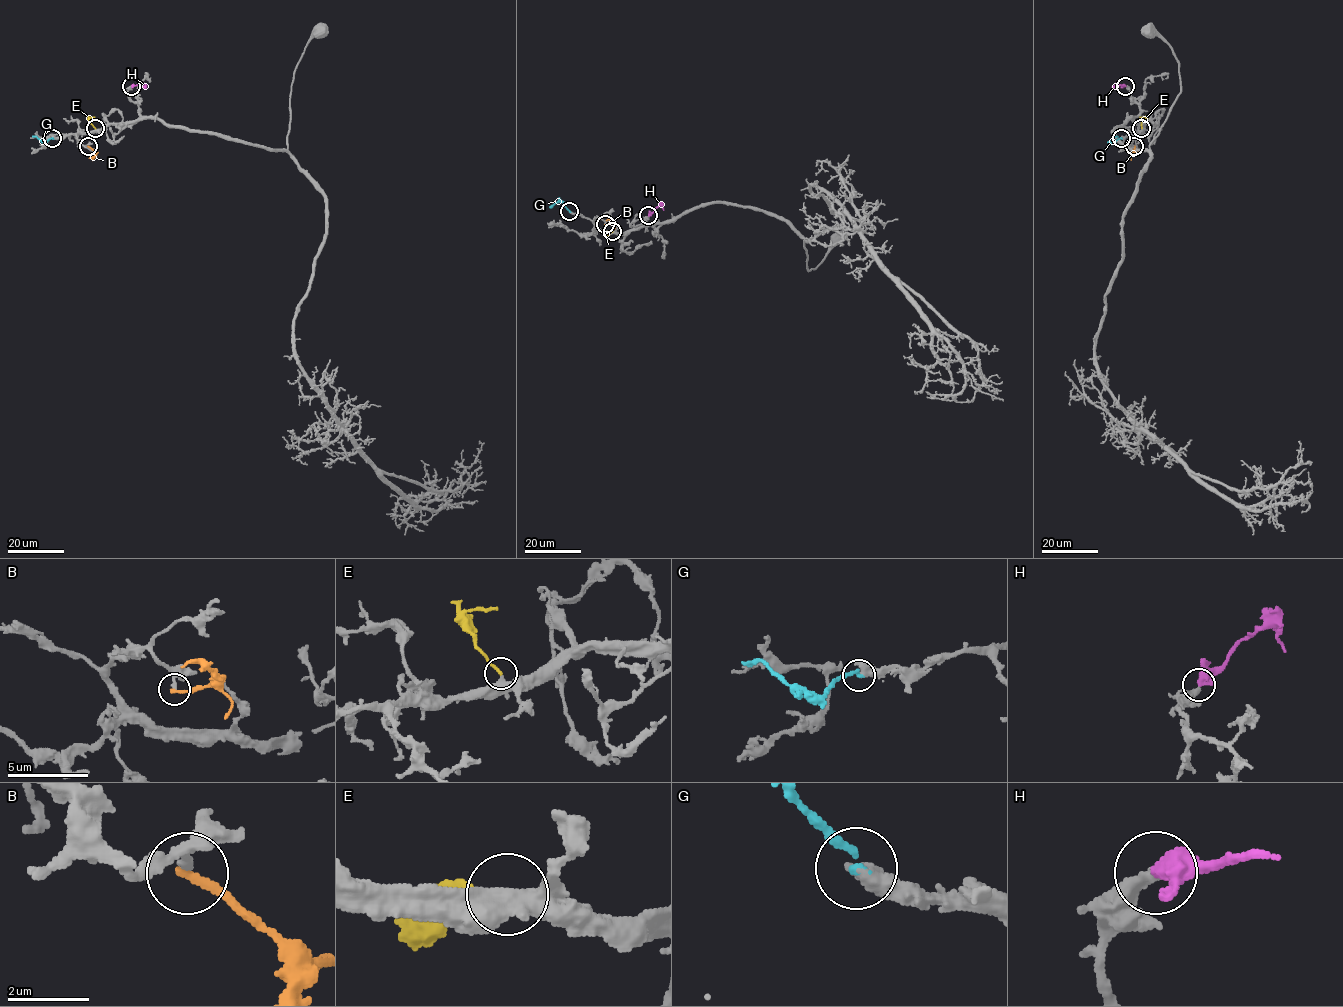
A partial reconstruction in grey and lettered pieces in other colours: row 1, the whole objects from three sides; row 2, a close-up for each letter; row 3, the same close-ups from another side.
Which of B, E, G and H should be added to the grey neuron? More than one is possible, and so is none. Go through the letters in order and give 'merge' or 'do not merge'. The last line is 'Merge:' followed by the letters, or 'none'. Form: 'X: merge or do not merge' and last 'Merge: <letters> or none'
B: do not merge
E: do not merge
G: merge
H: merge
Merge: G, H

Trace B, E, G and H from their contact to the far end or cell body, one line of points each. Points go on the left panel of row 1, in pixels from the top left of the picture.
B: (88, 146), (94, 151), (89, 158)
E: (95, 128), (90, 118), (94, 116)
G: (52, 138), (46, 142), (32, 136)
H: (131, 85), (146, 85)

